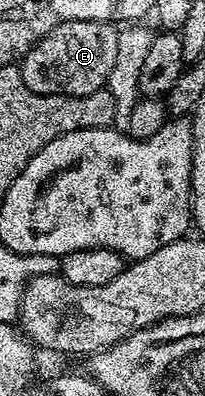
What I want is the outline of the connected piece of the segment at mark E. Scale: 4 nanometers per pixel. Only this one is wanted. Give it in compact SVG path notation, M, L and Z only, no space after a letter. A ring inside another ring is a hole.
M64 20L57 24L47 36L38 40L22 57L18 69L24 84L33 93L41 96L83 96L101 91L115 66L119 29L104 20Z

